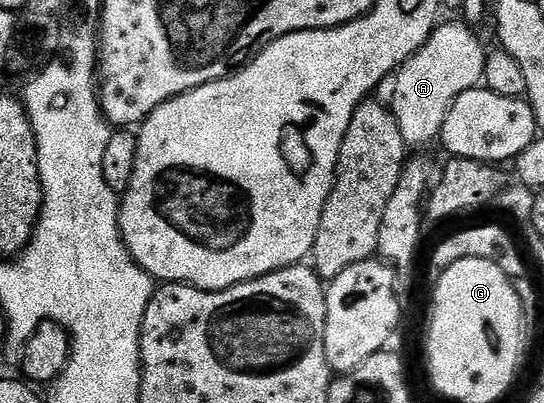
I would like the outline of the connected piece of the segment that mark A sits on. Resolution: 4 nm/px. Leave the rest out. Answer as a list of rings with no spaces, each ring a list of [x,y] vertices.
[[[460,25],[451,34],[451,46],[439,46],[440,35],[433,33],[421,49],[393,75],[389,109],[408,147],[427,146],[431,141],[434,143],[457,96],[461,96],[461,92],[476,89],[483,82],[488,47],[483,47],[482,40],[475,35],[477,33],[471,26]]]

